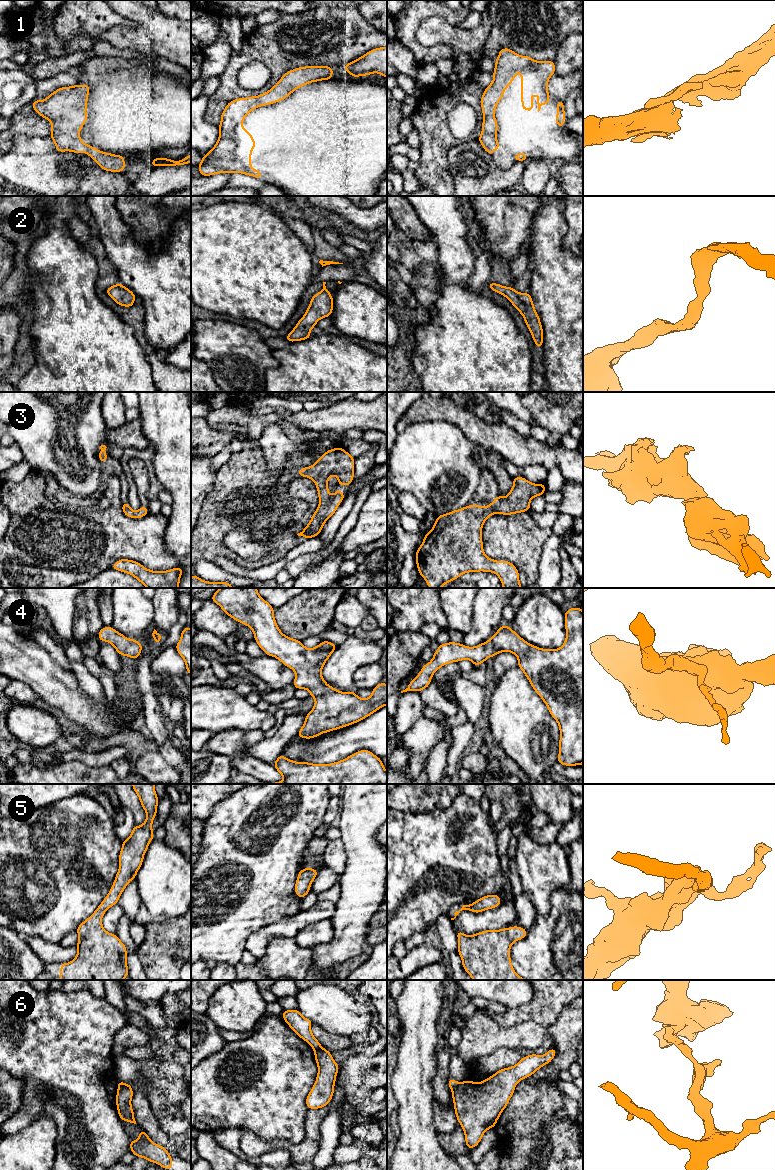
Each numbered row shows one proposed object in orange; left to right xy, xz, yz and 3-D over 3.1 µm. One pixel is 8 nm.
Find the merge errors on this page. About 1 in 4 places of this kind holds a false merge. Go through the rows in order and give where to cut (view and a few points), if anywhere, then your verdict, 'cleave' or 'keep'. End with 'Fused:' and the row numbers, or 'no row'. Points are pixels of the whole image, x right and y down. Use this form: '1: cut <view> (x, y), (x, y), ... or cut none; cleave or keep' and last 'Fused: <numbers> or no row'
1: cut none; keep
2: cut none; keep
3: cut none; keep
4: cut none; keep
5: cut none; keep
6: cut xz (321, 1047), (314, 1051); cleave
Fused: 6

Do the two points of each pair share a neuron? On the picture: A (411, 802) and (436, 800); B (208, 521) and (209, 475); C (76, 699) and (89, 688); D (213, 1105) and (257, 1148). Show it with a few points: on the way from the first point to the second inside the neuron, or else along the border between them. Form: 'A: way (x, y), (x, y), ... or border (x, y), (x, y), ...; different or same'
A: way (417, 800), (430, 800); same
B: border (216, 471), (214, 484), (206, 495), (201, 507); different
C: border (72, 671), (89, 696), (96, 700), (104, 698); different
D: border (242, 1128), (253, 1131), (263, 1139); different

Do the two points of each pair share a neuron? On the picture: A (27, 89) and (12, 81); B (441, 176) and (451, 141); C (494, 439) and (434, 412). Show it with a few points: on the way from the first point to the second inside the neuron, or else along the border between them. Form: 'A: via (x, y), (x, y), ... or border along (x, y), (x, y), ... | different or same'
A: via (23, 87), (16, 85) | same
B: via (441, 167), (442, 150) | same
C: via (479, 431), (465, 419), (449, 412) | same

